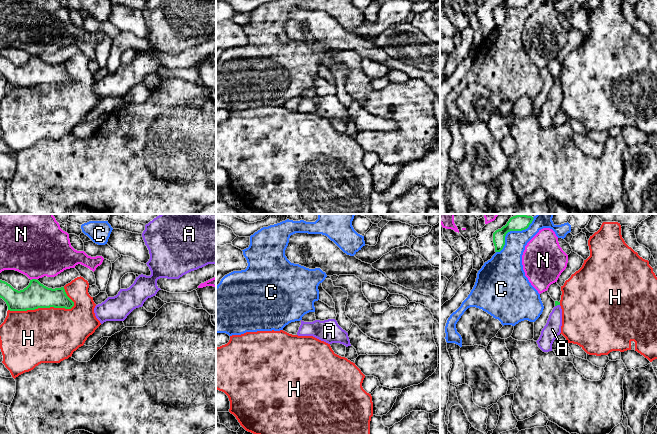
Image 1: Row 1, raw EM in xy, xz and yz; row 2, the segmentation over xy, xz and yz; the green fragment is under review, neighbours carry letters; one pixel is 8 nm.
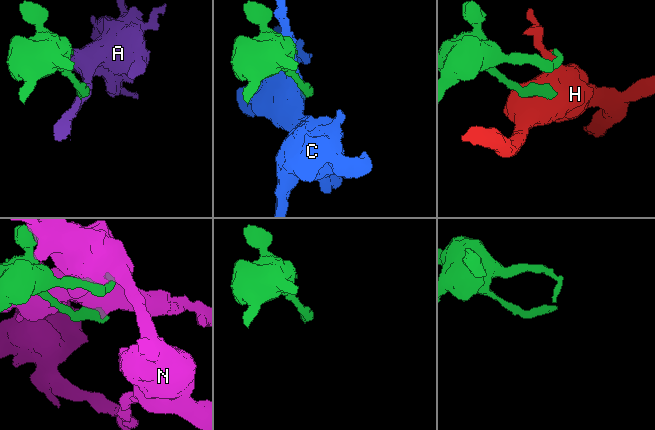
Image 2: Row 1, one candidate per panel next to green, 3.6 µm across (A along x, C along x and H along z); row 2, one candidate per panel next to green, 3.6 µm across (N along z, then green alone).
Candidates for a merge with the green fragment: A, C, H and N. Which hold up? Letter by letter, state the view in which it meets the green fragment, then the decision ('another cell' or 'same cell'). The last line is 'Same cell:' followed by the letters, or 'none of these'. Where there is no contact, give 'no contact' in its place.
A: yz | another cell
C: yz | another cell
H: xy | another cell
N: xy | another cell
Same cell: none of these

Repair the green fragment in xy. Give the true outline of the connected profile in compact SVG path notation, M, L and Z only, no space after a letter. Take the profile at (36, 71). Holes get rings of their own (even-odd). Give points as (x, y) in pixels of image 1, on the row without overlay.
M36 55L30 56L29 61L20 67L14 65L7 58L0 56L0 74L6 78L10 87L27 87L50 83L71 85L74 82L74 78L67 72L64 63L48 64Z

